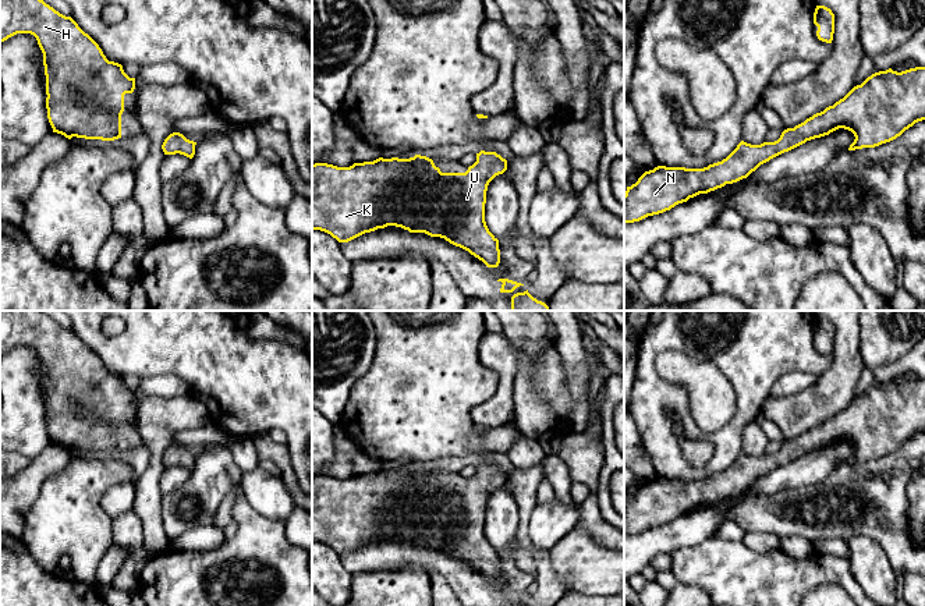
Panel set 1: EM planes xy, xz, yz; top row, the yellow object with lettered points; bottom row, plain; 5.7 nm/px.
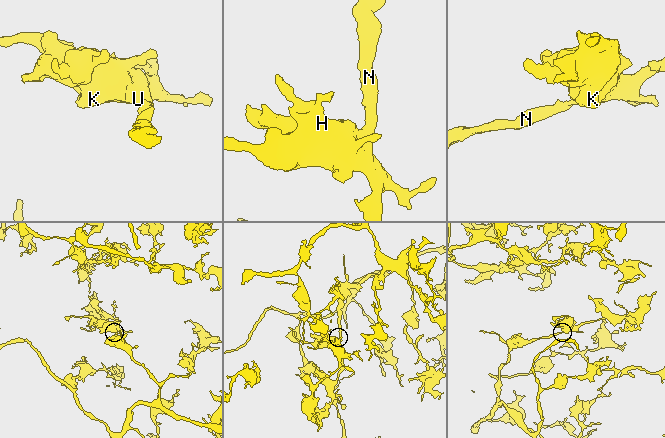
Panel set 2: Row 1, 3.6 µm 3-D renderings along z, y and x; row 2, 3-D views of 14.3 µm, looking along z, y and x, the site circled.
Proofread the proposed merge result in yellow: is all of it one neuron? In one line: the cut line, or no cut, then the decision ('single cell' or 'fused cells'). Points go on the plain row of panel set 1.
cut none; single cell

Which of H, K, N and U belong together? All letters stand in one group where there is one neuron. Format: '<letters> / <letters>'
H K N U

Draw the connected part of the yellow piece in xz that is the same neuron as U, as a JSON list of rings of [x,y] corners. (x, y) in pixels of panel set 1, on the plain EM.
[[[481,463],[465,485],[442,485],[433,472],[415,467],[410,471],[383,471],[337,479],[312,476],[312,542],[330,546],[339,554],[348,554],[365,545],[387,538],[410,545],[440,549],[468,563],[488,580],[500,575],[499,552],[485,534],[489,495],[507,482],[507,472],[496,464]]]

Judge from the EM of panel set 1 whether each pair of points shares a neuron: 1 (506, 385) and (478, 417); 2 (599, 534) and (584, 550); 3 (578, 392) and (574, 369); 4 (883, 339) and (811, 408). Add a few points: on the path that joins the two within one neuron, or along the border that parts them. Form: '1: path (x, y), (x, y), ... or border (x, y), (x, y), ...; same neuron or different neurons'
1: path (504, 393), (486, 411); same neuron
2: border (577, 525), (596, 542), (609, 548); different neurons
3: path (578, 386), (578, 375); same neuron
4: border (858, 328), (858, 353), (865, 365); different neurons

